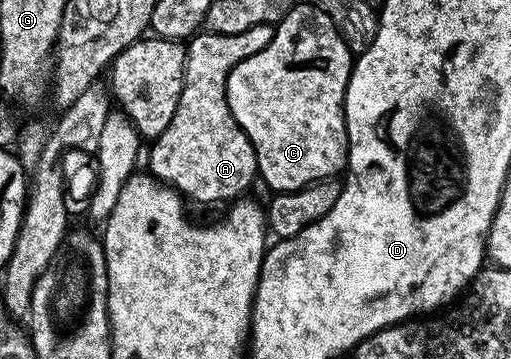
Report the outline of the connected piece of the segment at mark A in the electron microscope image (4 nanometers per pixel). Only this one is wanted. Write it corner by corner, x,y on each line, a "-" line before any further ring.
260,25
239,31
239,35
219,35
201,31
185,50
185,82
167,131
152,142
148,172
173,186
193,201
232,202
240,198
258,180
255,147
233,117
225,98
227,79
243,59
263,51
271,43
274,26

